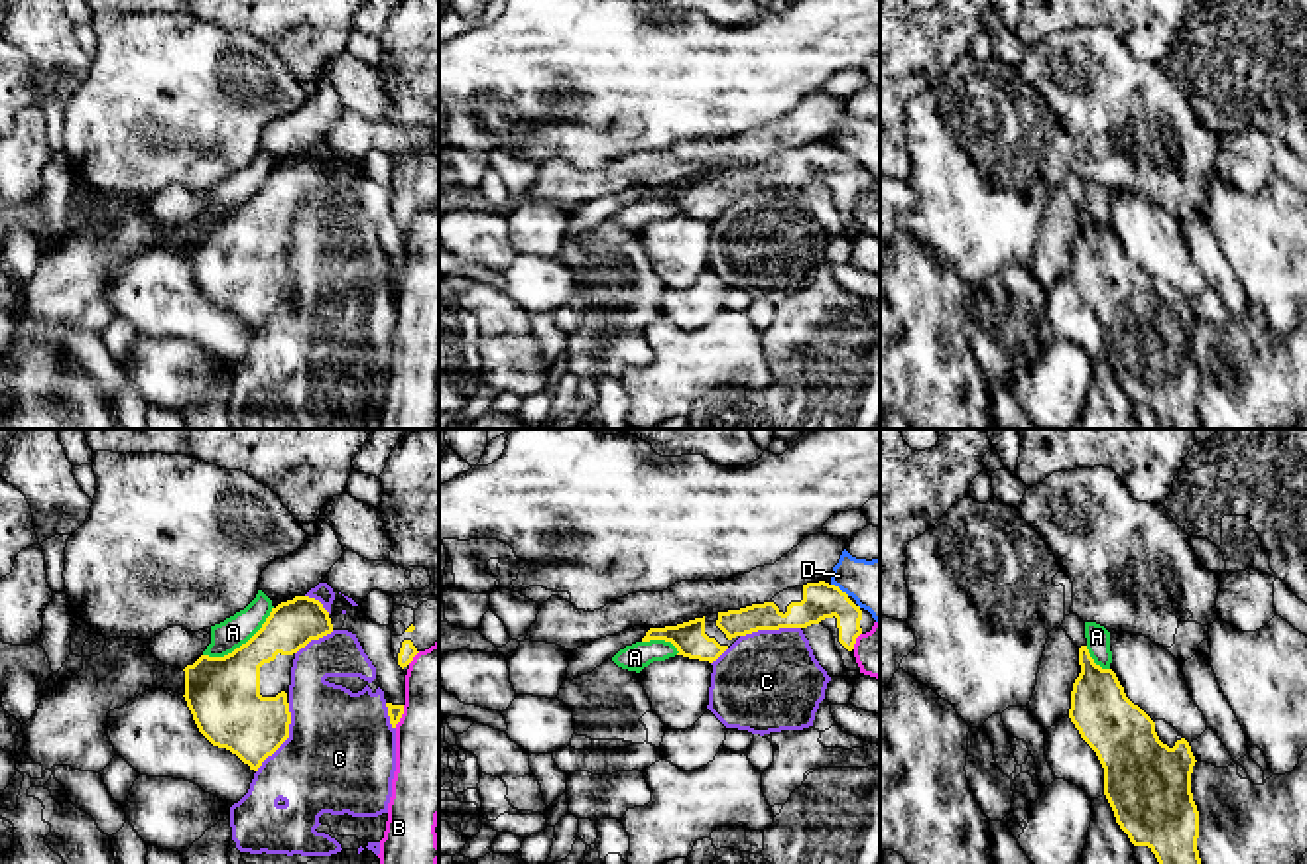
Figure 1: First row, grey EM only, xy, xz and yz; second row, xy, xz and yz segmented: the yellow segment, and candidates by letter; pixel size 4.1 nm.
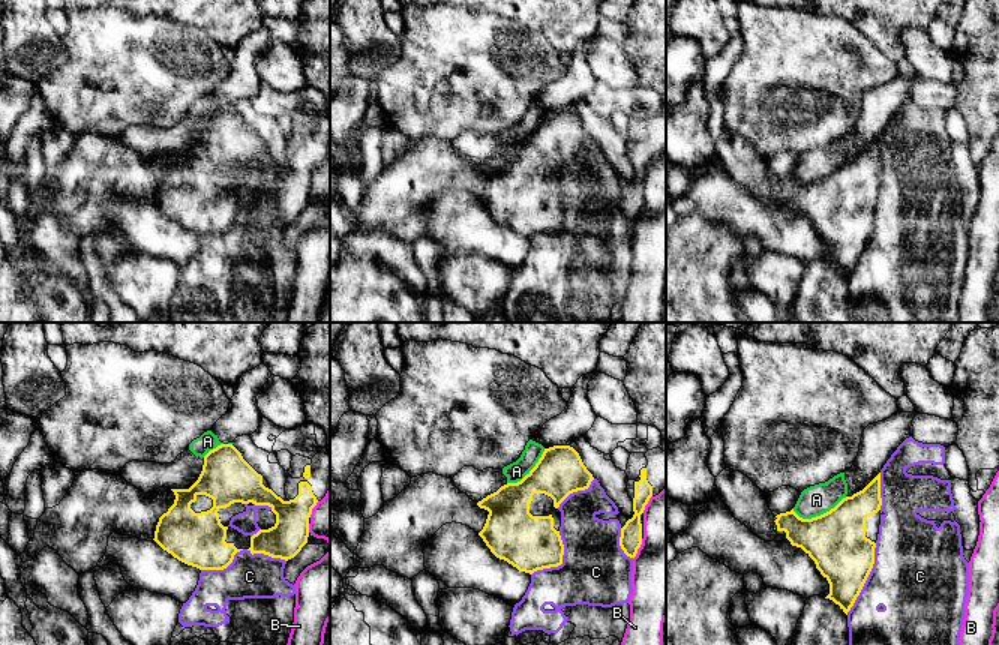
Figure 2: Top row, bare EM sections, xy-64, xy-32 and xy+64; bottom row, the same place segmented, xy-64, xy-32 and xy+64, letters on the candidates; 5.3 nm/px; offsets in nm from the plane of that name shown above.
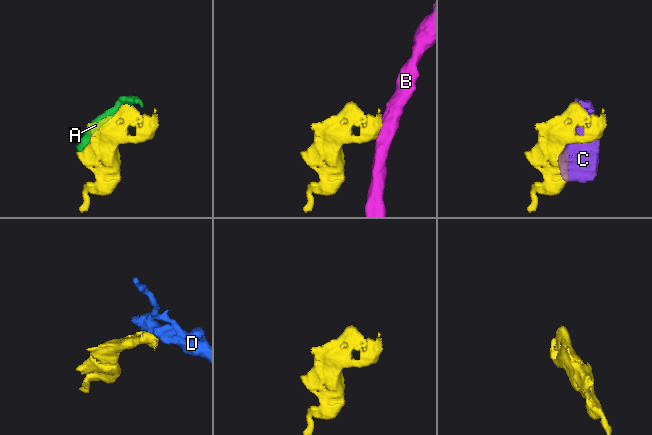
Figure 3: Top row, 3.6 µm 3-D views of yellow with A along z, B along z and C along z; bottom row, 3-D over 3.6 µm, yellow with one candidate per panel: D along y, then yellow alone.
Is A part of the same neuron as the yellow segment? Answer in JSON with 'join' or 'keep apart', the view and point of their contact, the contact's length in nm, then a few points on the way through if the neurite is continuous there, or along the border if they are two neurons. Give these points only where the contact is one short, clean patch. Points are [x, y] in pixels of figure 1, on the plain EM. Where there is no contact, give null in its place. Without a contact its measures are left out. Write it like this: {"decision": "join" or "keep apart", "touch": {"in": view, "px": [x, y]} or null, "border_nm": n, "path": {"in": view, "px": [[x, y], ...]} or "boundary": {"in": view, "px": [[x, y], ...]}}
{"decision": "join", "touch": {"in": "xy", "px": [243, 203]}, "border_nm": 360}

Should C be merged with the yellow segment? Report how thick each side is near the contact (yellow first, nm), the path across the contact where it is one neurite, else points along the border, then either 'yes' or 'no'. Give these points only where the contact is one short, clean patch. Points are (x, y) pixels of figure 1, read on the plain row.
280/460 nm | no

